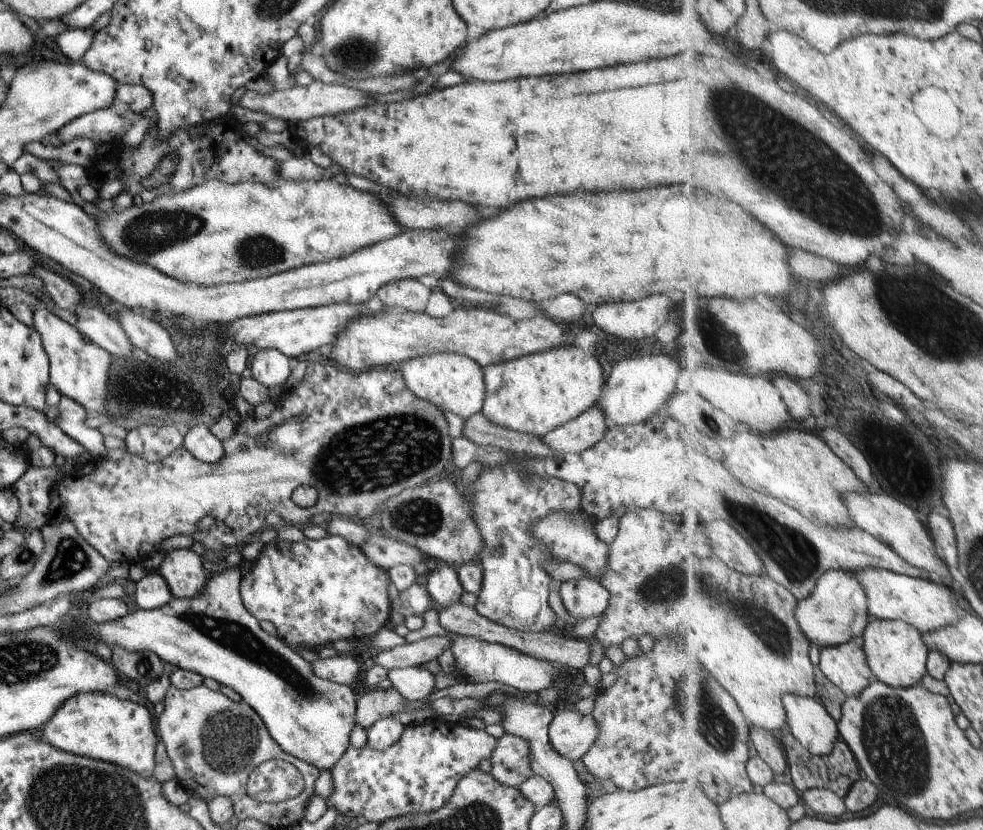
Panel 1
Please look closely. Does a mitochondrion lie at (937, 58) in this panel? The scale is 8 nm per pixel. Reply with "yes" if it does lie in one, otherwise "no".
no

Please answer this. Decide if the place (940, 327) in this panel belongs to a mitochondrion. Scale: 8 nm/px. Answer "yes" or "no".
yes

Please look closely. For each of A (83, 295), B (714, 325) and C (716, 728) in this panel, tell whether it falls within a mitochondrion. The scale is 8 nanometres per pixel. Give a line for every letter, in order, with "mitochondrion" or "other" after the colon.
A: other
B: mitochondrion
C: mitochondrion

